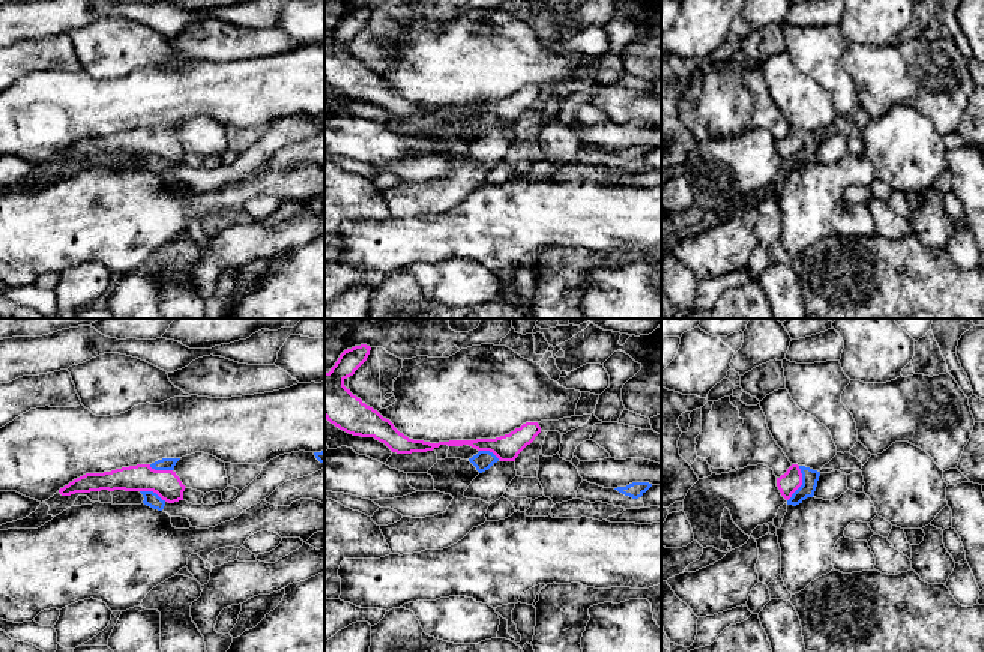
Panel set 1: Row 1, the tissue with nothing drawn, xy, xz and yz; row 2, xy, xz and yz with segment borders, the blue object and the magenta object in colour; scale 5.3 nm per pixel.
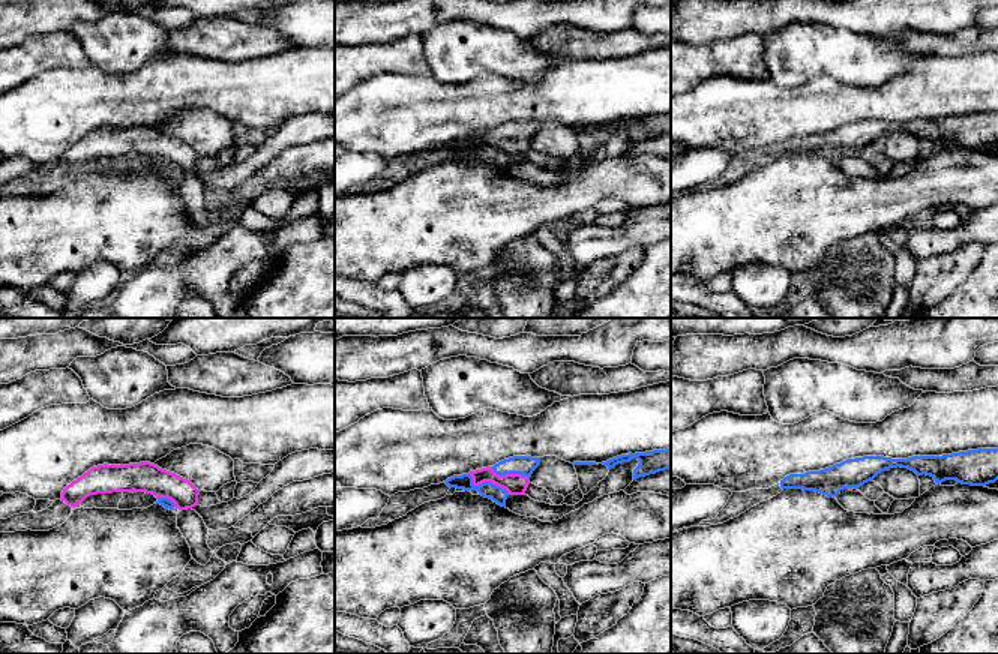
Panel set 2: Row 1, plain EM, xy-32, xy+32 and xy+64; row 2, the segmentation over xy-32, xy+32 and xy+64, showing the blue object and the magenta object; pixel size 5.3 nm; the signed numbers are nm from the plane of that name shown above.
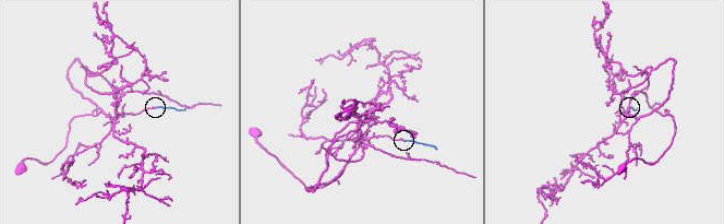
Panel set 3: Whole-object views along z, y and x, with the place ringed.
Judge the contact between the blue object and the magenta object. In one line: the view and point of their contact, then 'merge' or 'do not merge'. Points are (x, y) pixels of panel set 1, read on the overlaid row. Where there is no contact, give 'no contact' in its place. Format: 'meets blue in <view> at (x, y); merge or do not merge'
meets blue in yz at (802, 484); merge

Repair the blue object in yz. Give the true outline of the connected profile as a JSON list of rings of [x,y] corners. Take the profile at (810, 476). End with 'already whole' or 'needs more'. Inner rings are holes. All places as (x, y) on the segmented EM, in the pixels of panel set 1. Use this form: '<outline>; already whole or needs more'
[[[792,464],[784,475],[777,478],[777,487],[787,505],[799,505],[813,497],[820,472],[805,466]]]; needs more

